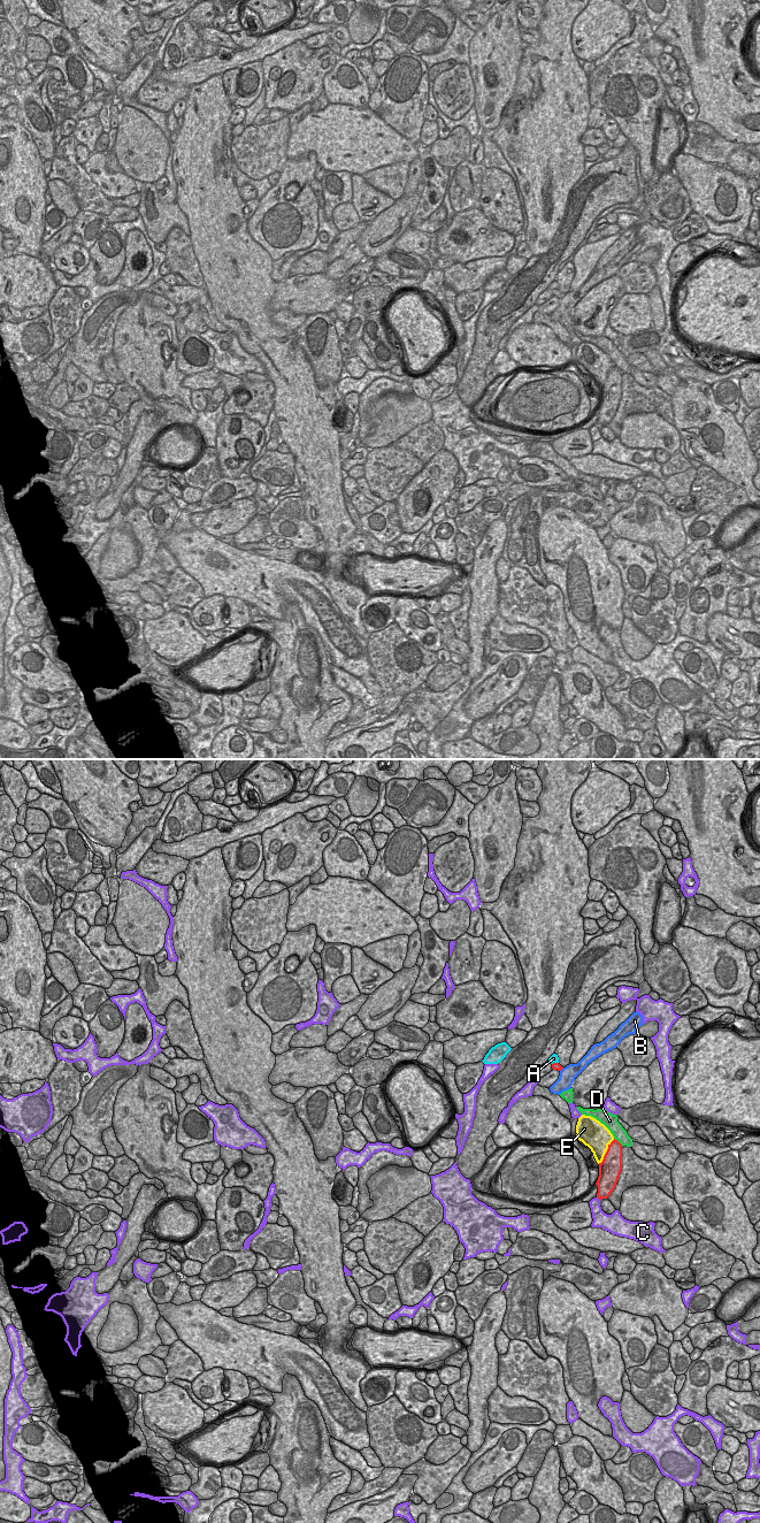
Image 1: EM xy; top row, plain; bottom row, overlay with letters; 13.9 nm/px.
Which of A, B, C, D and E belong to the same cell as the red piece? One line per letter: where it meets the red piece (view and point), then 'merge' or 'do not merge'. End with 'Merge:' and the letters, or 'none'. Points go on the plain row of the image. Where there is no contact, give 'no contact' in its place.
A: contact xy (554, 290); merge
B: contact xy (561, 296); do not merge
C: contact xy (598, 425); do not merge
D: contact xy (618, 368); do not merge
E: contact xy (606, 379); do not merge
Merge: A

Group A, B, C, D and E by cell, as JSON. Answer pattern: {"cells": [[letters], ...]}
{"cells": [["A"], ["B"], ["C"], ["D"], ["E"]]}

